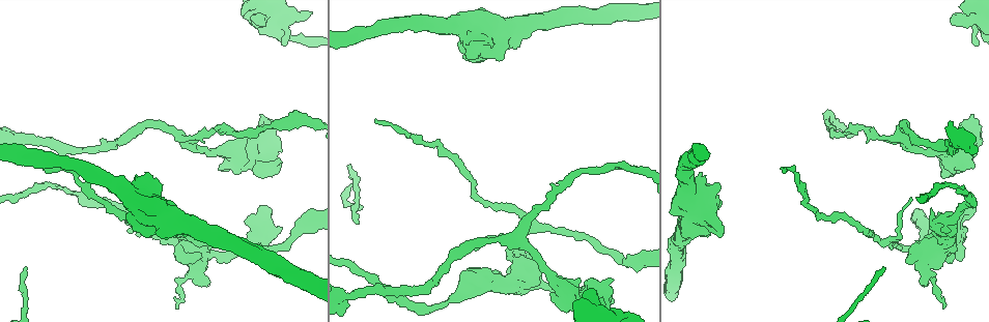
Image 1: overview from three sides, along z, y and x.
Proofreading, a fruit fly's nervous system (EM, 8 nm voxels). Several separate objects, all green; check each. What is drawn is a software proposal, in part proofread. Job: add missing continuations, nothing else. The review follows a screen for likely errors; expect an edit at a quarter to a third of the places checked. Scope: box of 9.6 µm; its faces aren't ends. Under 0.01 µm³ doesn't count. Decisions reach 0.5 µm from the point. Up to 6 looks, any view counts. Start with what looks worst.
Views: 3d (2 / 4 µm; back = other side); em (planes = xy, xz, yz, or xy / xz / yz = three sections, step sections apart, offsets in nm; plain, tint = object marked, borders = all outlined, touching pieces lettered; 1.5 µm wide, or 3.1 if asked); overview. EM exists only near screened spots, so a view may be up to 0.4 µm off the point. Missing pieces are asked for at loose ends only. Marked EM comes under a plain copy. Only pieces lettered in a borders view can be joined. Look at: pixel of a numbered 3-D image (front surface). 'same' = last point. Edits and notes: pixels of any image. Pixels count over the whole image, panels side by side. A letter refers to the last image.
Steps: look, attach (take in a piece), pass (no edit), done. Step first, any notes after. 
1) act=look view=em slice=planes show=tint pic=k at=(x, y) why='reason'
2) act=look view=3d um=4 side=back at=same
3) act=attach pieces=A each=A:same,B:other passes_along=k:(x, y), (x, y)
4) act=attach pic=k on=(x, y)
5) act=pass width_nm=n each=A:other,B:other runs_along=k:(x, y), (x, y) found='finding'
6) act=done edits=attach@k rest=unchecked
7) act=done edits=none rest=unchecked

act=look view=3d um=2 pic=1 at=(207, 280) why='free end'

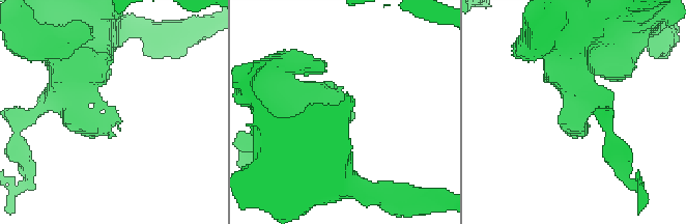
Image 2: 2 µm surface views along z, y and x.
act=look view=em slice=xy step=4 show=tint pic=2 at=(115, 107) arms=3 why='now the EM'

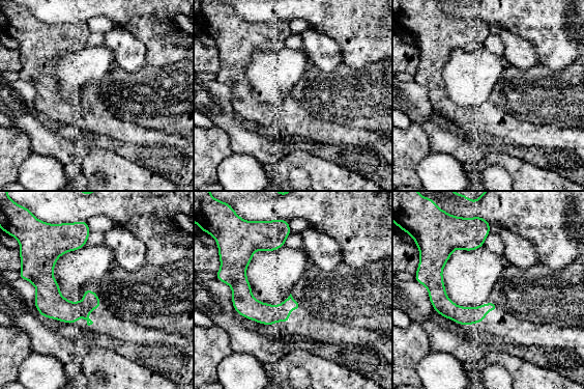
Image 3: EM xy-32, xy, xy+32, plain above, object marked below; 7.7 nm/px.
act=look view=em slice=planes show=borders at=same

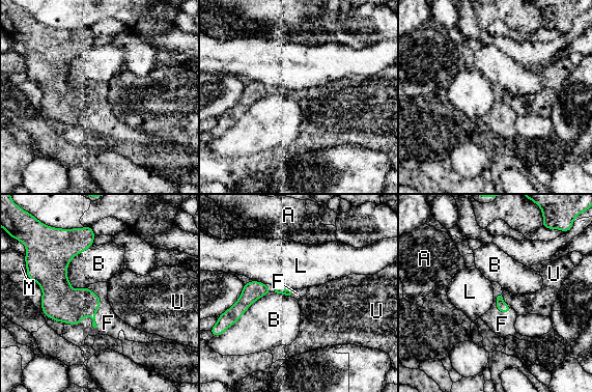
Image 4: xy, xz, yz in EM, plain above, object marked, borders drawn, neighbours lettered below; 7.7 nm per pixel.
act=attach pieces=F longest_contact=B:380nm each=A:other,B:other,F:same,L:other,M:other,U:other found='it goes on there'

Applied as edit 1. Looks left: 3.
act=look view=em slice=planes show=tint pic=1 at=(374, 120) why='tapers out'

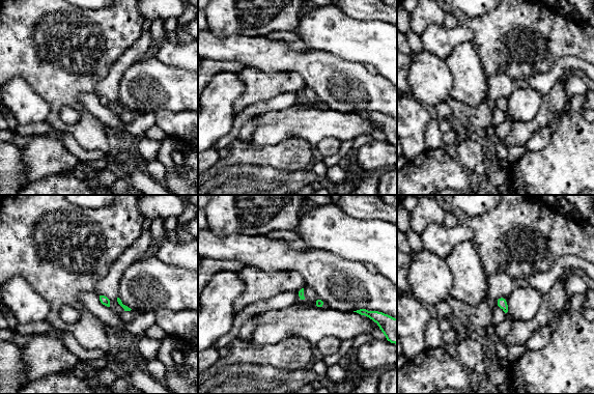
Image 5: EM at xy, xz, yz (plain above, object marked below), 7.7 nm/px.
act=look view=em slice=planes show=borders at=same why='see the neighbours'

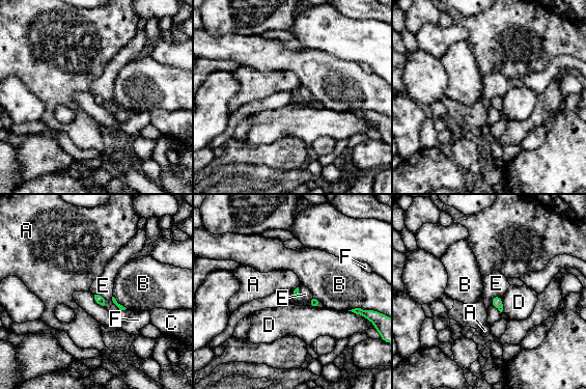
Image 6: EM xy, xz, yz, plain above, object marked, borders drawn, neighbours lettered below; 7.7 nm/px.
act=pass each=A:other,B:other,C:other,D:other,E:other,F:other border=6:(500, 295), (491, 299), (491, 305) found='none of them fits'

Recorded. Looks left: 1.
act=done edits=attach@4 rest=unchecked

